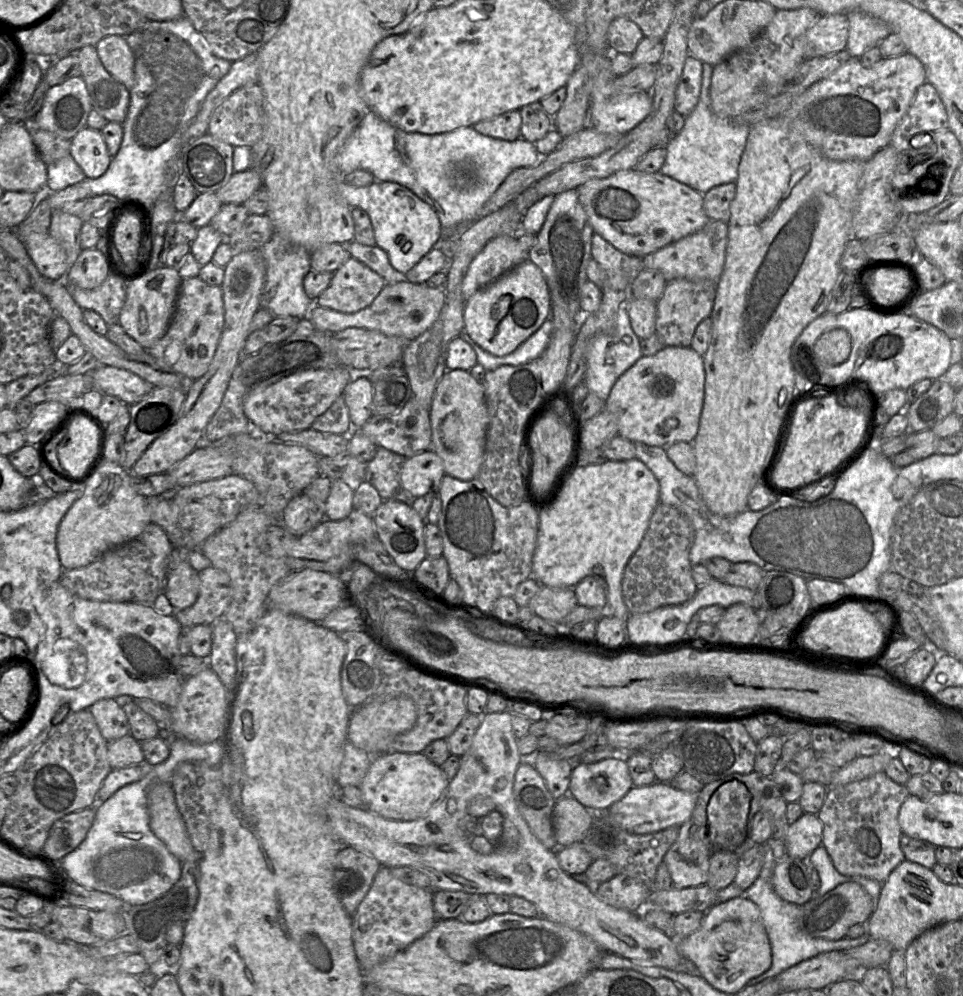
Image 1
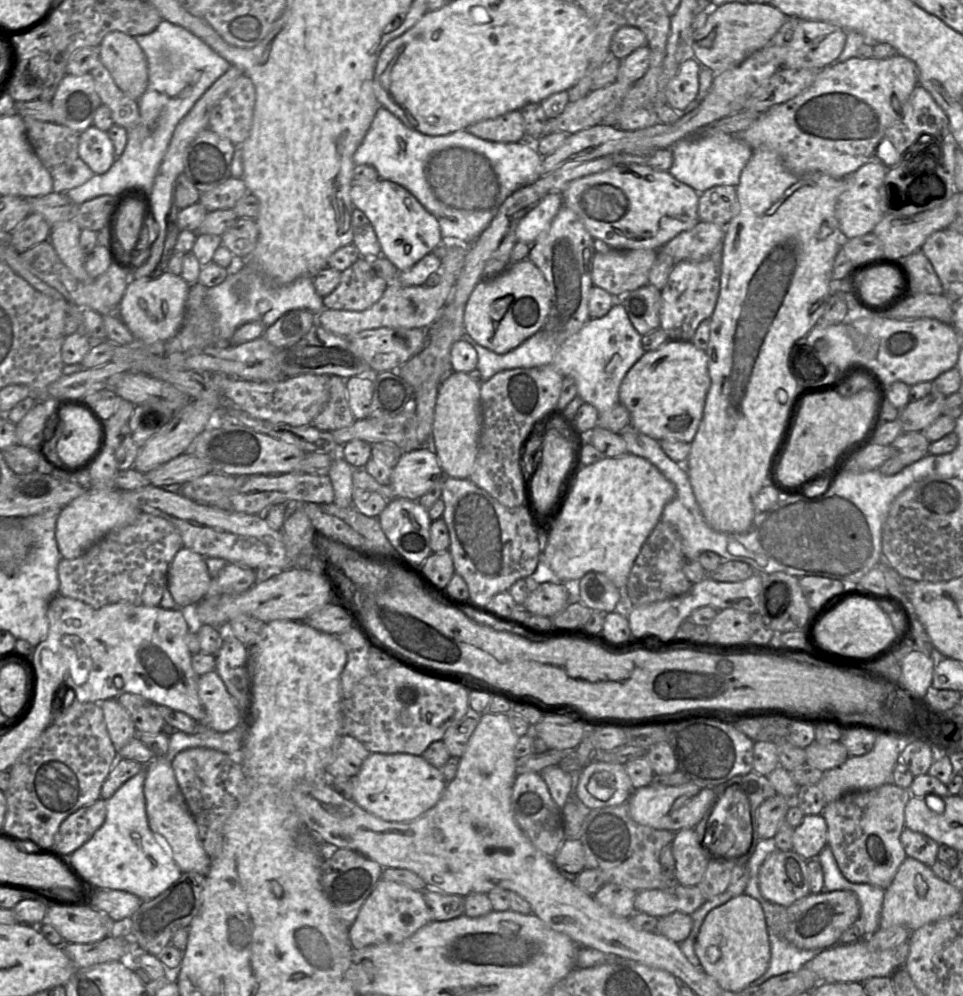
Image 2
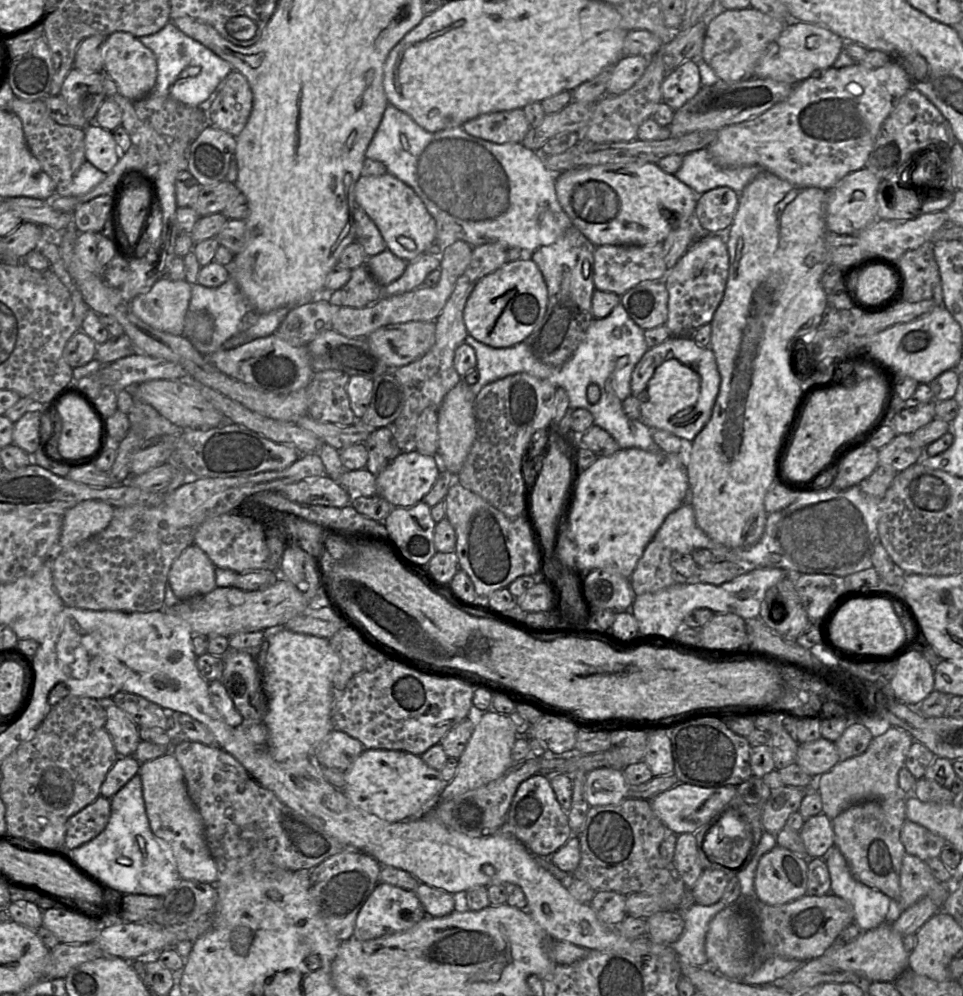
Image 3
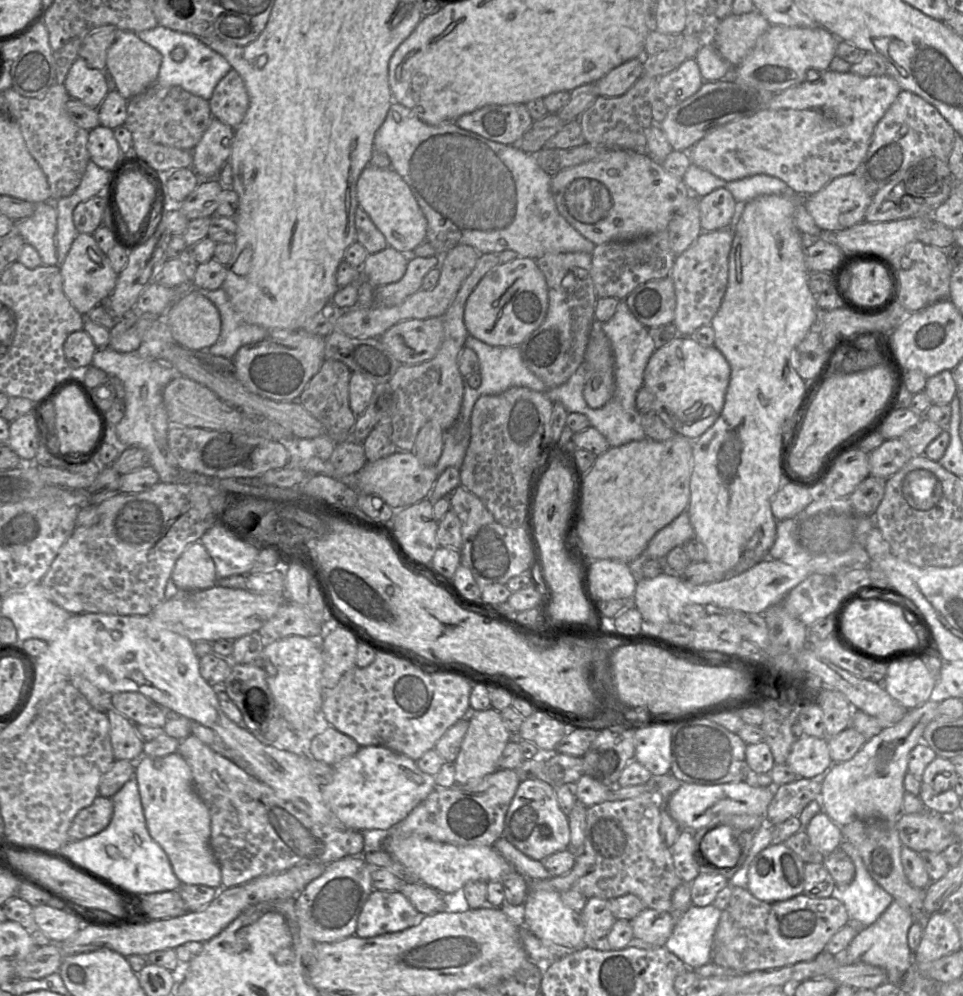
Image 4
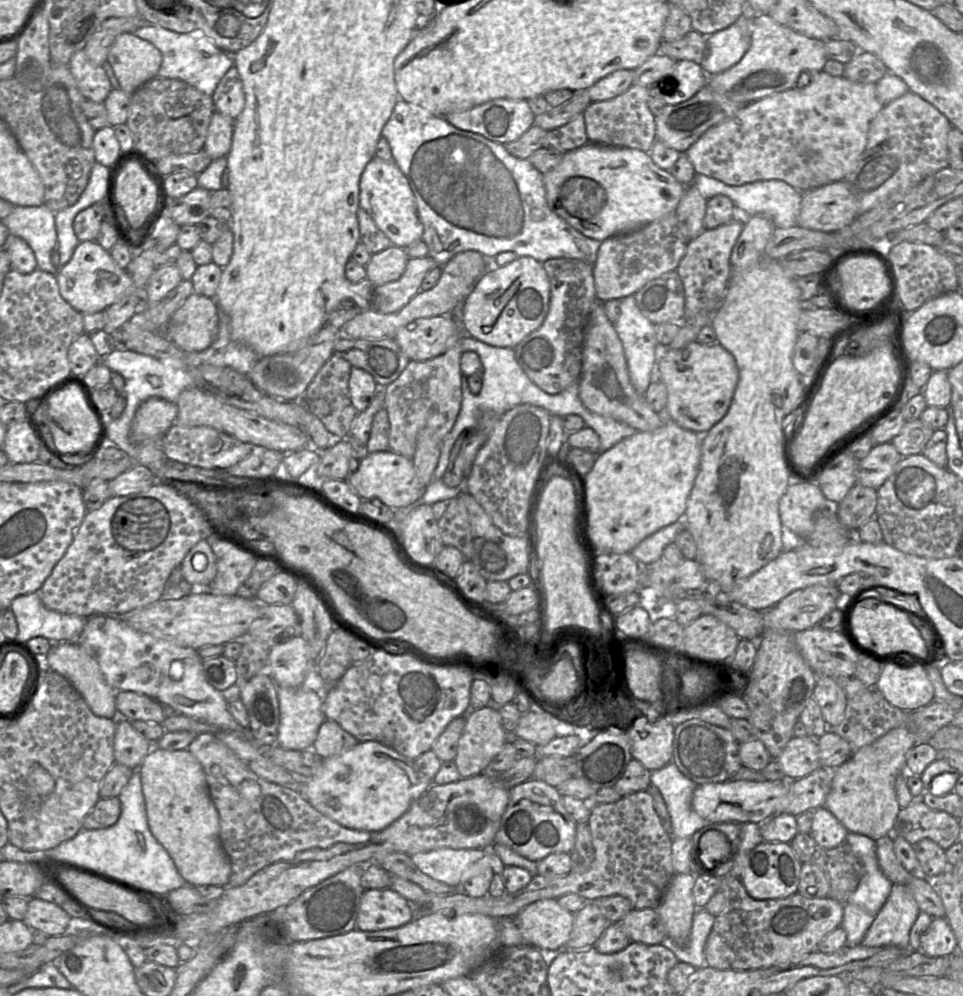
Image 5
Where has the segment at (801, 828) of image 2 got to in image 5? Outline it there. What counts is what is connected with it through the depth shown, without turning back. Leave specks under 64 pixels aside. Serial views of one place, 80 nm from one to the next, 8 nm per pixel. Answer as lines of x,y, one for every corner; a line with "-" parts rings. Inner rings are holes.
820,807
815,811
810,835
819,846
825,849
836,848
846,842
848,833
827,808

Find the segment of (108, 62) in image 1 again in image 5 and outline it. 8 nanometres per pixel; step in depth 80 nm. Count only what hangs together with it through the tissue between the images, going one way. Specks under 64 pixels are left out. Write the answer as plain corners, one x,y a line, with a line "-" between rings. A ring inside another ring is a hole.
131,32
117,36
107,56
120,89
128,95
158,76
162,59
152,43

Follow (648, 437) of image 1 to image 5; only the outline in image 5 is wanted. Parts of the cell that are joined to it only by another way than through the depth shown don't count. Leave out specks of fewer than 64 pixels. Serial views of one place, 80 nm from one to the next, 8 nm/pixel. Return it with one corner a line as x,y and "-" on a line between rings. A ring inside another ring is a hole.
697,340
683,348
662,350
656,373
667,388
664,417
698,436
705,435
726,415
739,379
736,361
728,350
718,342
702,344

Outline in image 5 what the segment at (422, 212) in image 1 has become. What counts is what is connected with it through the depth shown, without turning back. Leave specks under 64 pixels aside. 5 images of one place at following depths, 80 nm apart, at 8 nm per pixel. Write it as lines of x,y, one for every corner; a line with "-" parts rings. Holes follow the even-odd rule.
373,157
366,165
359,183
359,207
367,212
375,225
389,239
390,246
406,249
412,244
422,241
423,224
417,214
415,197
406,177
393,161
383,161

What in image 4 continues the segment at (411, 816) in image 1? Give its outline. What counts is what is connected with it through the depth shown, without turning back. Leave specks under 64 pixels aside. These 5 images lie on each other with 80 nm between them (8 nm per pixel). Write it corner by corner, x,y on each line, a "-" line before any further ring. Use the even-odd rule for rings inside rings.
382,746
360,747
357,753
344,758
332,767
334,770
332,782
320,786
325,803
349,830
362,832
368,835
369,839
401,822
437,788
435,776
422,772
416,761

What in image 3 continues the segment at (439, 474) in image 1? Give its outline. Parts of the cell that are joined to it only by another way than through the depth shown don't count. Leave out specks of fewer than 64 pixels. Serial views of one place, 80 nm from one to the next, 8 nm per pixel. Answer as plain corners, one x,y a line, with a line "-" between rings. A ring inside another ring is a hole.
414,448
403,450
387,467
375,476
378,495
392,507
410,507
422,501
431,490
443,468
437,456
423,455

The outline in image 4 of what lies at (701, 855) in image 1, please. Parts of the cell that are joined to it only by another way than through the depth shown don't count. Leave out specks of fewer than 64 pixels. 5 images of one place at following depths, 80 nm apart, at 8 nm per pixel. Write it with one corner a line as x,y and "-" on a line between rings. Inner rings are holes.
681,830
670,849
678,876
683,882
691,884
700,873
694,860
693,832

